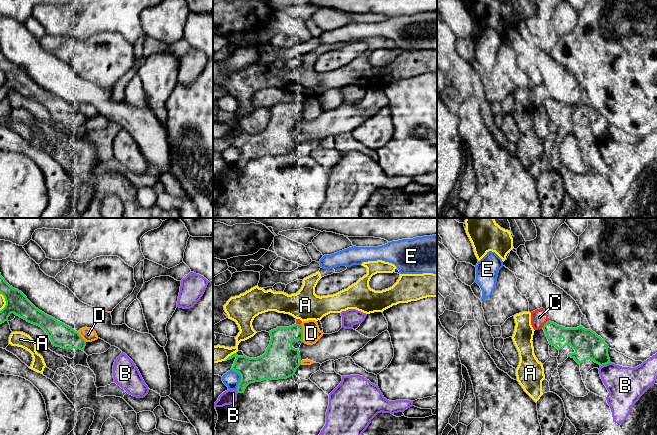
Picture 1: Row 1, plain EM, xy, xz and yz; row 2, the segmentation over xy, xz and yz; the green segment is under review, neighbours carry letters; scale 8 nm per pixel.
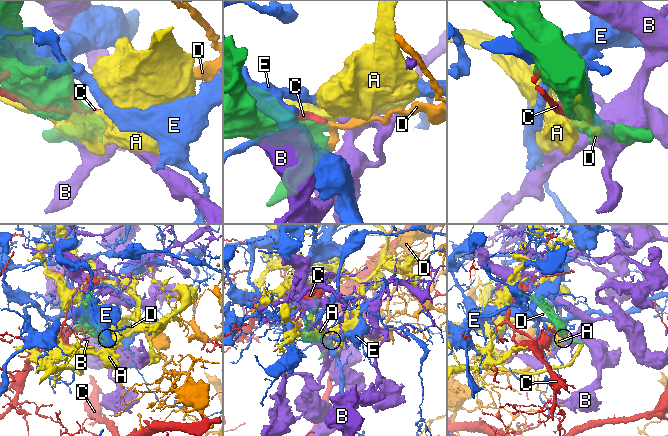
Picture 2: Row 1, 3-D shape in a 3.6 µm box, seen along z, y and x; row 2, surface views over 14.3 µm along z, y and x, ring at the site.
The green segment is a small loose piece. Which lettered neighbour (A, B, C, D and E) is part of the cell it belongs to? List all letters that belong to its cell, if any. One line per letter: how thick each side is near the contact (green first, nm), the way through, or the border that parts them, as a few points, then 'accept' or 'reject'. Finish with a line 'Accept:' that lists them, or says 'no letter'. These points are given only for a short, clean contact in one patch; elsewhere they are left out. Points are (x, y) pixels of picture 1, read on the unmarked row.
A: 200 nm thick on the green side, 140 nm on the other; reject
B: 220 nm thick on the green side, 300 nm on the other; reject
C: 140 nm thick on the green side, 130 nm on the other; reject
D: 240 nm thick on the green side, 140 nm on the other; reject
E: 200 nm thick on the green side, 140 nm on the other; reject
Accept: no letter

